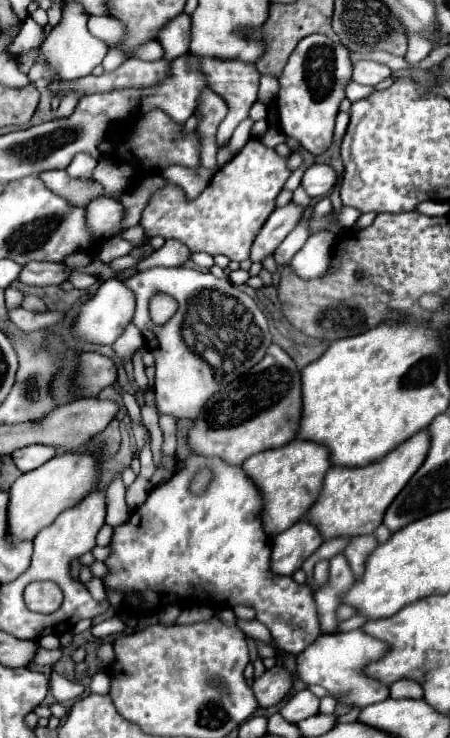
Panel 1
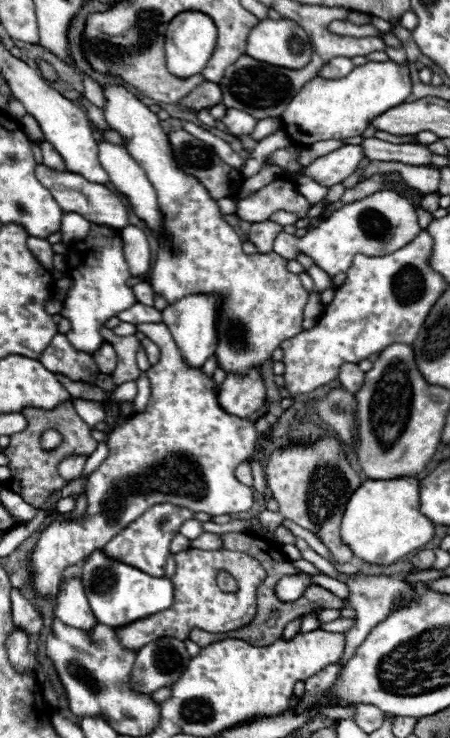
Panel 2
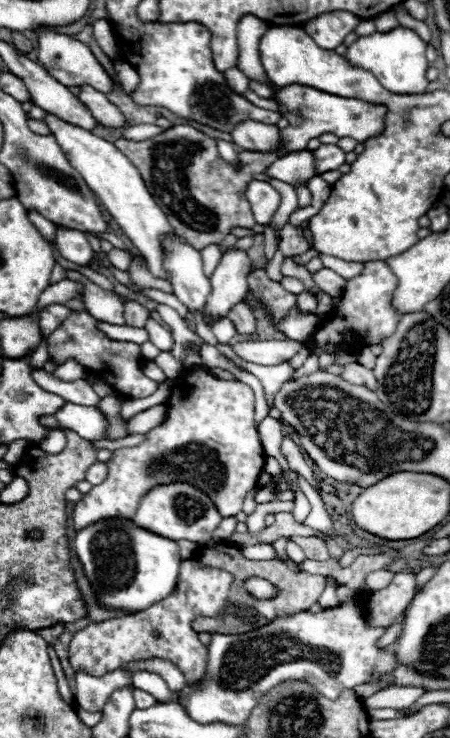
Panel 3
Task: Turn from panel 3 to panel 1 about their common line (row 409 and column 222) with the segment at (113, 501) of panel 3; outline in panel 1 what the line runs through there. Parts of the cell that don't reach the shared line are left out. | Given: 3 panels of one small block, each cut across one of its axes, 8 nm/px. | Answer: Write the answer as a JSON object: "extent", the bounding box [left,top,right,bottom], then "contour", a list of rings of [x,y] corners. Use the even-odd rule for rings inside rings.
{"extent":[140,138,292,262],"contour":[[[250,138],[248,144],[212,176],[198,198],[188,202],[180,186],[164,188],[164,192],[158,192],[150,200],[150,206],[142,212],[140,224],[150,238],[156,234],[166,240],[176,238],[184,242],[190,252],[206,252],[210,256],[224,254],[236,262],[248,260],[256,232],[274,210],[274,200],[290,174],[292,170],[288,168],[286,156]]]}

